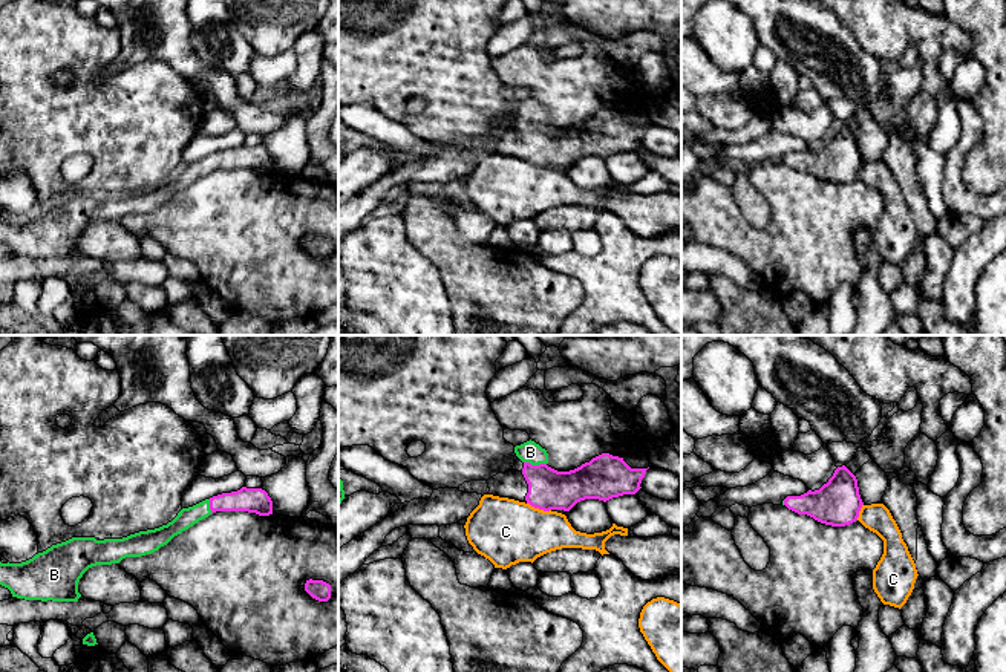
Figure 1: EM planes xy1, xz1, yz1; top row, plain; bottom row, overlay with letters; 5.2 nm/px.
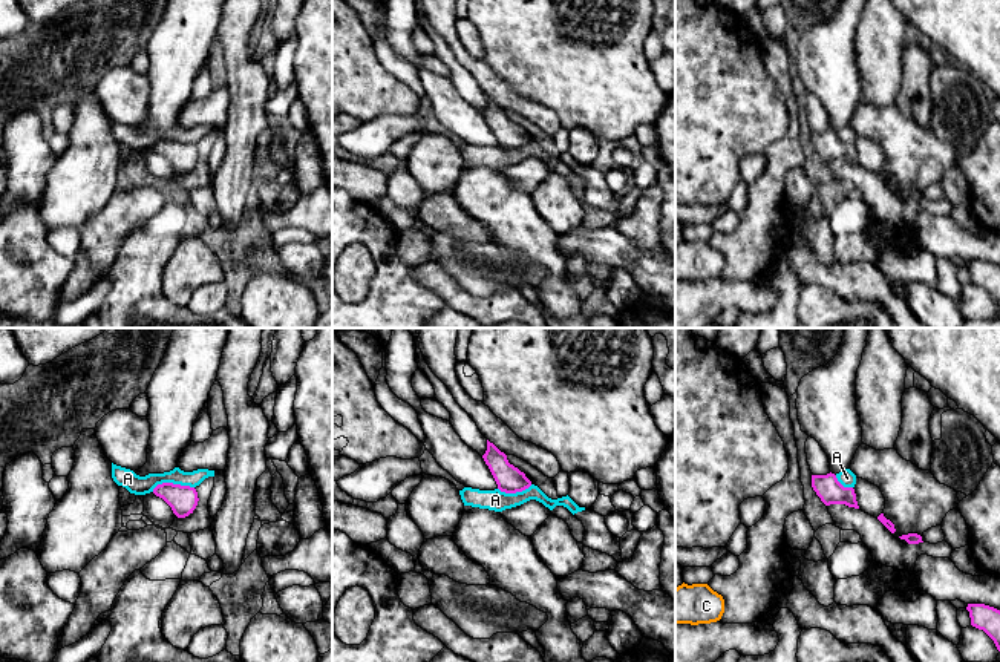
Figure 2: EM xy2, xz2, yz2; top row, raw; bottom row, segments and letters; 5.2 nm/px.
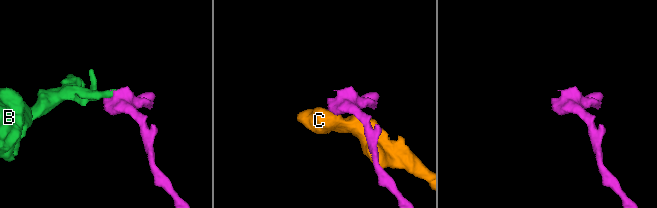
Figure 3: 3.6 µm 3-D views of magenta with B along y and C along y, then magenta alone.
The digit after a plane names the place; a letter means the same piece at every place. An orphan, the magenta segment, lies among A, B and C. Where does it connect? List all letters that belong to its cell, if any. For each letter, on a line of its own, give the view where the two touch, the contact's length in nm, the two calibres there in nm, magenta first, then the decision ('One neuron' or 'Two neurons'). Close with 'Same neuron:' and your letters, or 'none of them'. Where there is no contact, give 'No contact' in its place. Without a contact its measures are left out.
A: Touches magenta in xy2. Shared border 220 nm. Thickness 150 nm (magenta) against 100 nm. Two neurons
B: Touches magenta in xz1. Shared border 120 nm. Thickness 220 nm (magenta) against 110 nm. One neuron
C: Touches magenta in xz1. Shared border 130 nm. Thickness 220 nm (magenta) against 340 nm. Two neurons
Same neuron: B

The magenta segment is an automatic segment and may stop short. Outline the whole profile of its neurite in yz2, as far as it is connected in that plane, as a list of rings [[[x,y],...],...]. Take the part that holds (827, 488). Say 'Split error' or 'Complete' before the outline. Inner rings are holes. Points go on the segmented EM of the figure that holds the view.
Complete. [[[835,474],[812,475],[812,487],[825,506],[845,504],[859,509],[853,487],[844,487]]]

